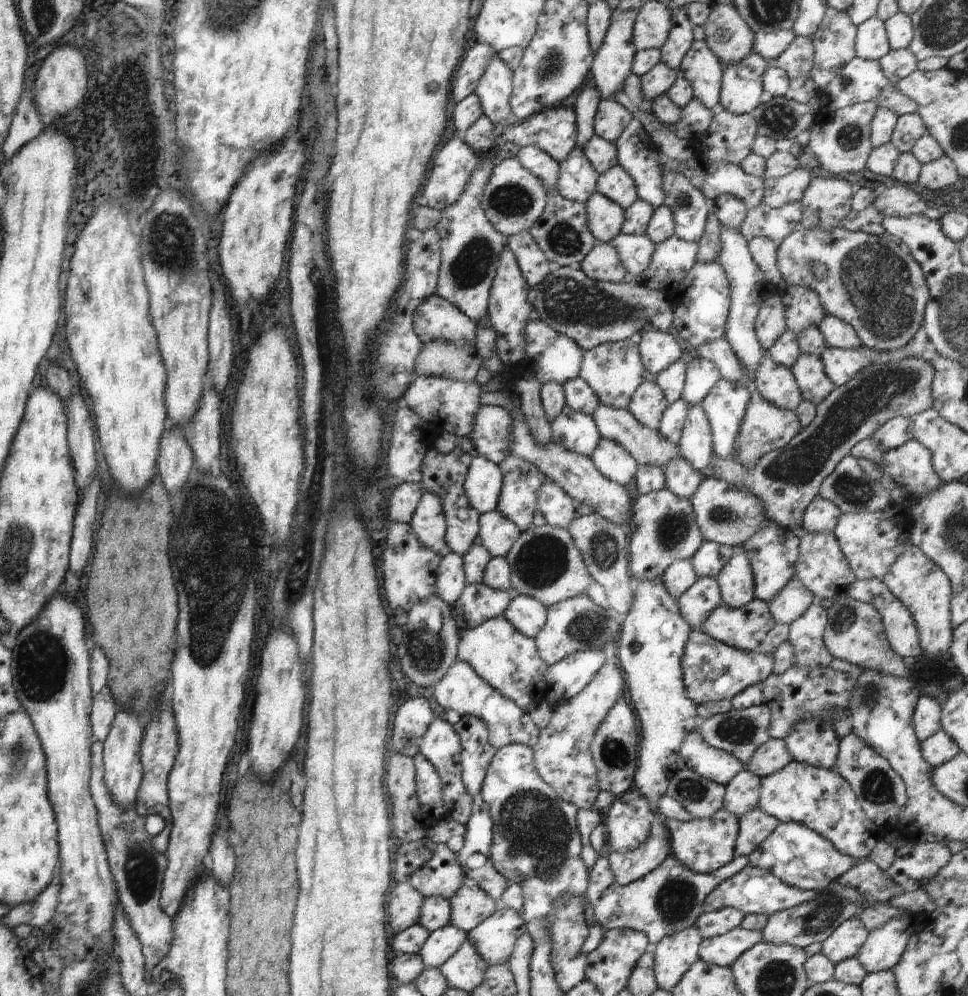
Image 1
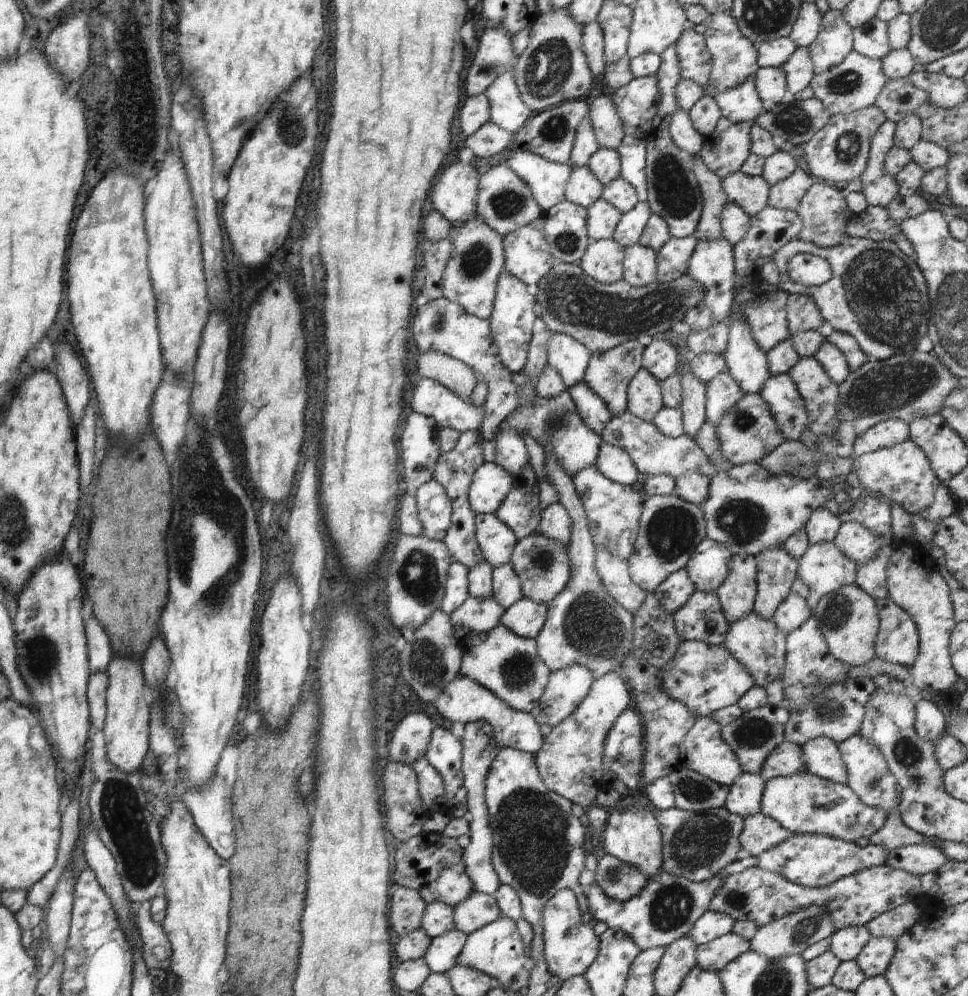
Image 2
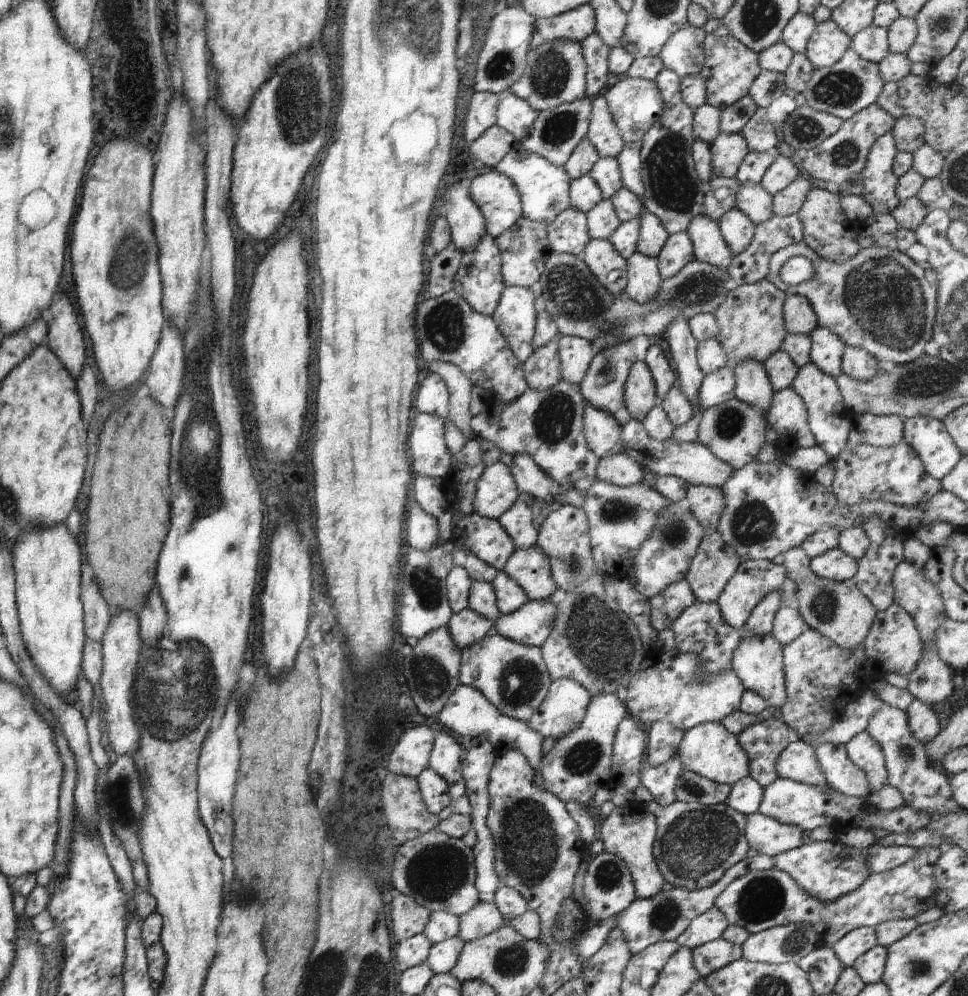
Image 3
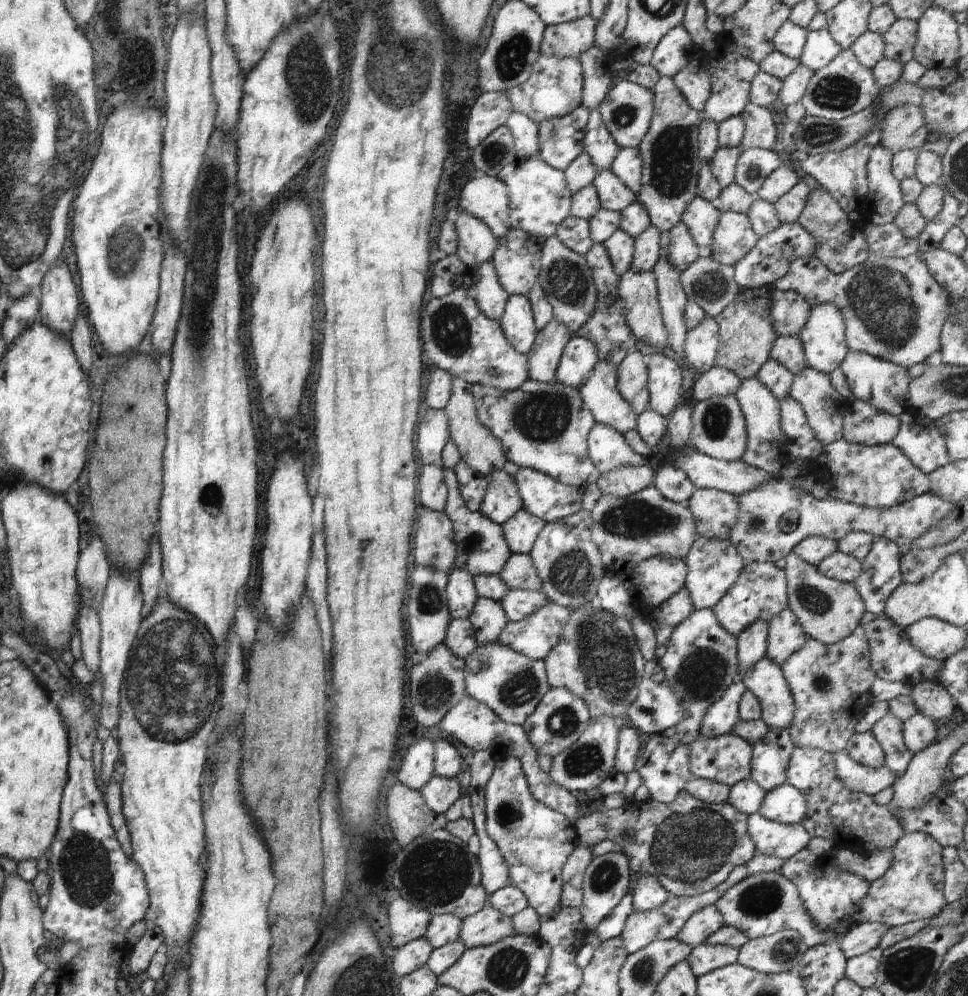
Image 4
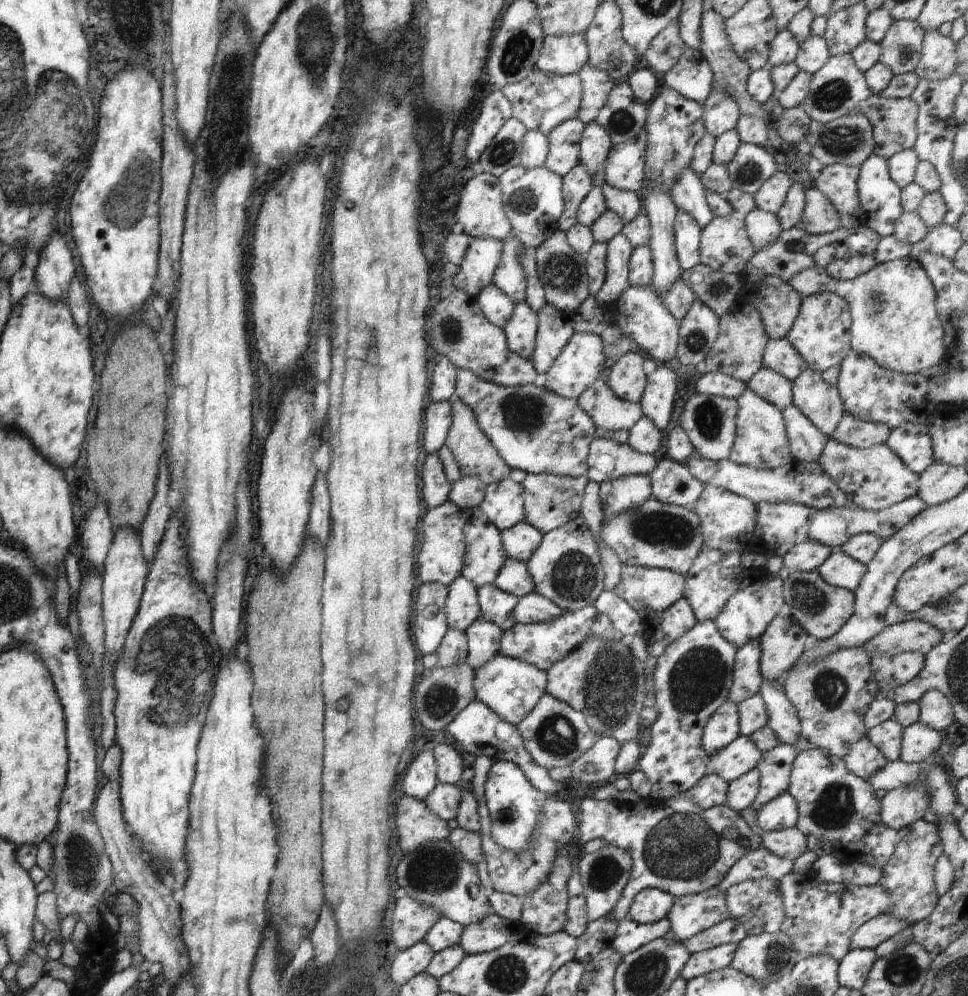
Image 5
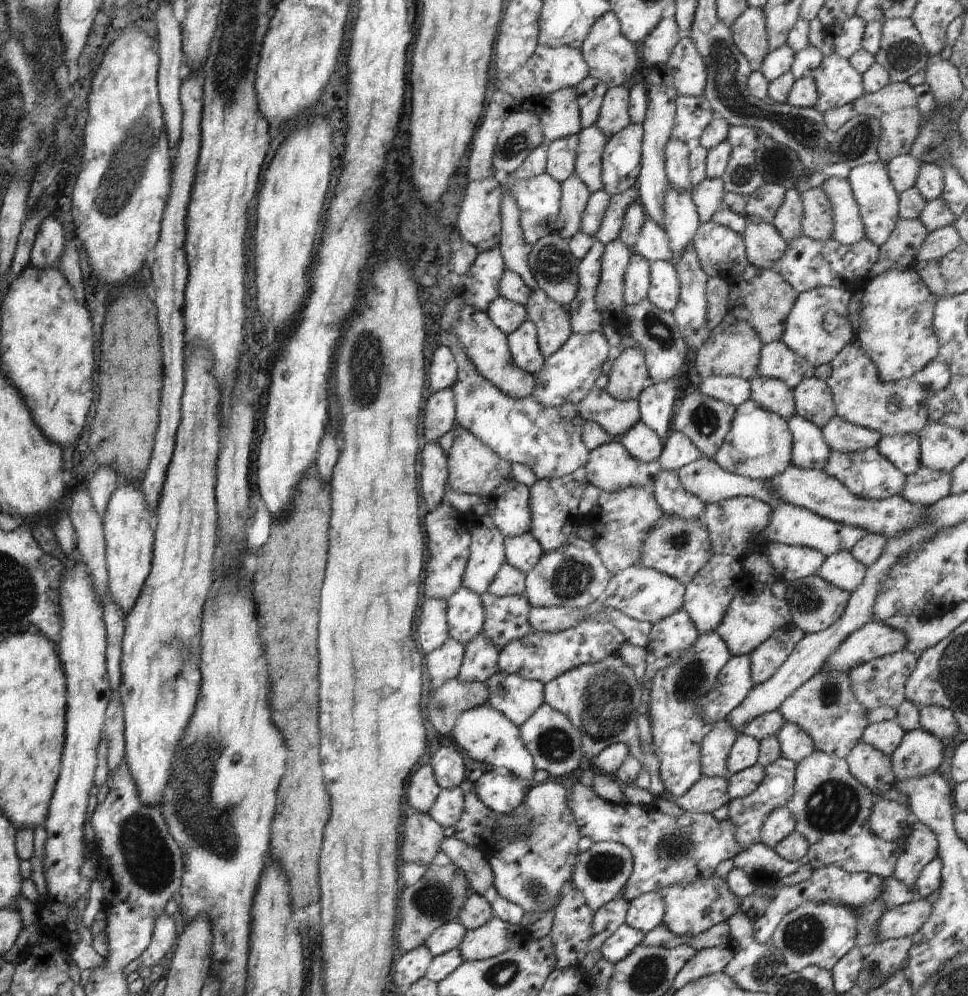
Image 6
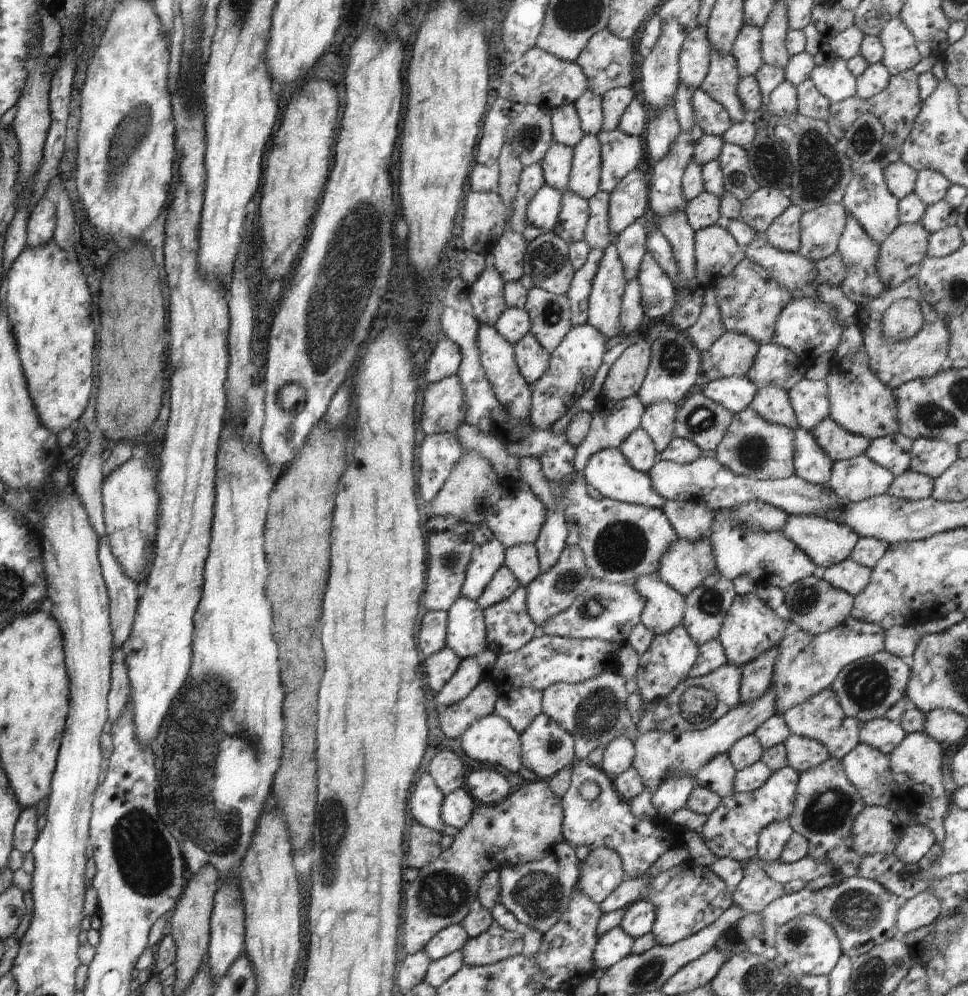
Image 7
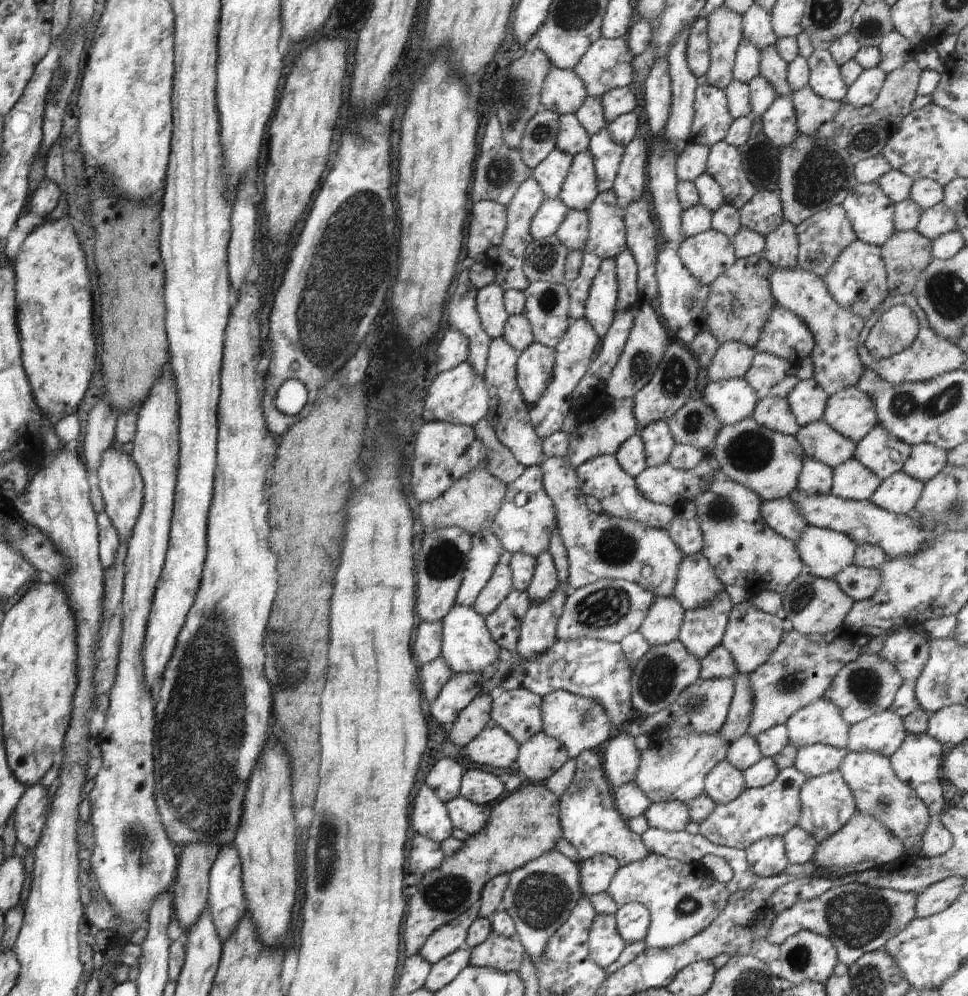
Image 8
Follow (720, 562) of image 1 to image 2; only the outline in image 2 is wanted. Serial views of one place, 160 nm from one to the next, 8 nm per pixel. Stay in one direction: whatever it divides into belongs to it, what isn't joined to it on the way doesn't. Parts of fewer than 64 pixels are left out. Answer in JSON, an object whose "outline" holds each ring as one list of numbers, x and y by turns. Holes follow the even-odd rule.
{"outline":[[705,538,695,549,685,569,696,590,714,593,726,580,733,554,726,545]]}

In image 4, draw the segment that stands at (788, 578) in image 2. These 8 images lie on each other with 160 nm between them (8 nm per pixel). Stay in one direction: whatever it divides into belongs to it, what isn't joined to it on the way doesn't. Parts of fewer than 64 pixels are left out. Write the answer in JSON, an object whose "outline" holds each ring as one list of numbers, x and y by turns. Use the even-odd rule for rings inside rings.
{"outline":[[754,621,737,636,739,677,743,677,759,660,766,657,769,623]]}

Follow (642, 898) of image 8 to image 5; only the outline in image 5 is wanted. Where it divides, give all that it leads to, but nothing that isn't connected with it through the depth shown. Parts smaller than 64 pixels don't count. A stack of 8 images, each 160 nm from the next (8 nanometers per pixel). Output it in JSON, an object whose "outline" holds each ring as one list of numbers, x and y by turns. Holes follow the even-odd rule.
{"outline":[[712,888,697,895,679,897,667,914,671,931,678,940,686,940,711,926,730,919,725,891],[604,915,590,921,584,934,577,938,575,960,585,965,599,952,610,946,611,940,616,936,618,925,619,922,610,915]]}

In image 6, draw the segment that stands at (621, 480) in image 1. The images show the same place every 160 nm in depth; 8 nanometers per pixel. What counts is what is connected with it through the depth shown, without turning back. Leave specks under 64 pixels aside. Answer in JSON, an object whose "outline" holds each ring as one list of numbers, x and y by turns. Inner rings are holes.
{"outline":[[628,487,613,493,601,491,591,513,598,520,596,525,591,526,595,532,592,544,612,576,639,564,649,532,665,516,654,494,636,487]]}

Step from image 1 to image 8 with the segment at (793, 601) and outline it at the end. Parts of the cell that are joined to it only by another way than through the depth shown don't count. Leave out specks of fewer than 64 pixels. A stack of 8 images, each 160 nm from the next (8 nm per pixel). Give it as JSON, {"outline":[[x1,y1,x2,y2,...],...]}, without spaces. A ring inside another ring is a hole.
{"outline":[[738,672,733,678,735,693,729,706,726,722,719,730,722,740,730,744,747,734,750,711,753,705,753,696,747,682,747,676,746,673]]}

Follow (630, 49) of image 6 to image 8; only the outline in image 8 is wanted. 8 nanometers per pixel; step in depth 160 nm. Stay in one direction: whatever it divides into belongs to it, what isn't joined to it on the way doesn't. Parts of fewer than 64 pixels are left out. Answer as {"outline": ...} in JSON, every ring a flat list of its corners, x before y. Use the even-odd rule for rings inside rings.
{"outline":[[600,37,573,68,584,83,586,92,601,97,608,90,632,84,633,54,623,37]]}

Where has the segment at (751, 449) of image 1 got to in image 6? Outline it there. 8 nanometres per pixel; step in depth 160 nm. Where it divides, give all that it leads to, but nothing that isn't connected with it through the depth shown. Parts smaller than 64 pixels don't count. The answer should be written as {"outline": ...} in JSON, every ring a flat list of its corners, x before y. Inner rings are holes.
{"outline":[[697,390,687,395,680,402,676,416,673,416,673,426,676,431,680,431,694,443,702,456,712,459,725,441,725,436,730,430,734,415,735,408,732,405,703,395]]}

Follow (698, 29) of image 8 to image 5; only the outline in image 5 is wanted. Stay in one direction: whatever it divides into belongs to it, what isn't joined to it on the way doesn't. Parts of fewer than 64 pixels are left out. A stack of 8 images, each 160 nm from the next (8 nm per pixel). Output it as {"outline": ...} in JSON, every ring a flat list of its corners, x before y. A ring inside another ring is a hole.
{"outline":[[682,54,678,62,664,74,664,84,685,99,704,106,713,90,711,85,713,78,710,65,704,57,686,58]]}

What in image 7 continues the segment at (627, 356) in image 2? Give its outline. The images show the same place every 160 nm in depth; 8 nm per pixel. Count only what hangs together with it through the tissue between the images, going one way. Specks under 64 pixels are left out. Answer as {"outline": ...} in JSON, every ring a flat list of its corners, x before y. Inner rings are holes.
{"outline":[[637,395,620,399,617,402,598,402,596,409,592,412,591,427,586,433,584,440,575,446,574,470,582,474,590,457,602,449,618,449,619,446,630,436,632,432,641,427,641,416,644,406]]}

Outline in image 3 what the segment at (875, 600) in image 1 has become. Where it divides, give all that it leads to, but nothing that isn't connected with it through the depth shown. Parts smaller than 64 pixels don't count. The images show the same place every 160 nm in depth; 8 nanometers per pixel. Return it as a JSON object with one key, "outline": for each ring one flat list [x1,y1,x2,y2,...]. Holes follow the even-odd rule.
{"outline":[[892,603,886,610,877,611,862,647,865,649,866,658,874,666,878,666,882,672,900,672,900,676,905,677,916,670,925,651,923,640,914,620,896,603]]}

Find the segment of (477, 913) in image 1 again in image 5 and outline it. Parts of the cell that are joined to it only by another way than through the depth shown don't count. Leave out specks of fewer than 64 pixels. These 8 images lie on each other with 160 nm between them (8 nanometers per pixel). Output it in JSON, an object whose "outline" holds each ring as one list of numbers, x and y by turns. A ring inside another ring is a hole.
{"outline":[[493,912,476,924,465,926,459,945,466,955,492,952,510,940,515,925]]}

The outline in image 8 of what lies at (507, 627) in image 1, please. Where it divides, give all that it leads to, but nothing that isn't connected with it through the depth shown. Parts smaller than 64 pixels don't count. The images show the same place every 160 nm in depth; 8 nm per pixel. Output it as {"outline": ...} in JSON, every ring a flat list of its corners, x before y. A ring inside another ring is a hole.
{"outline":[[527,688,502,689,493,696,491,702,491,723,503,728,519,745,528,742,532,736,542,731,541,717,542,699]]}

